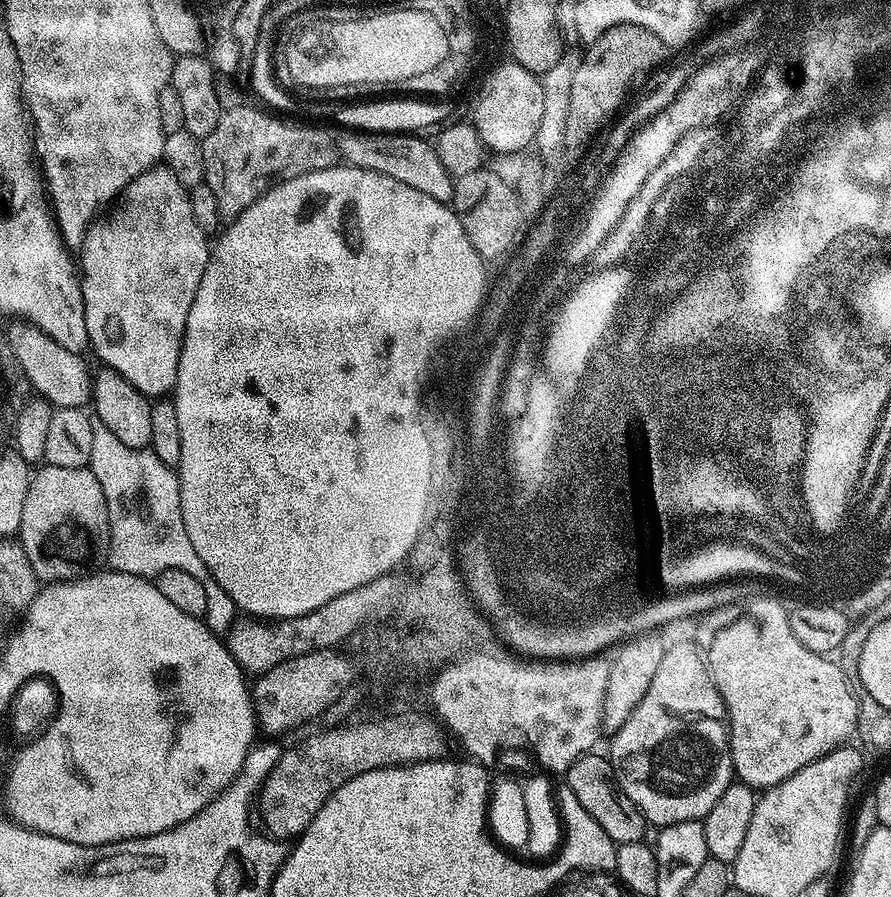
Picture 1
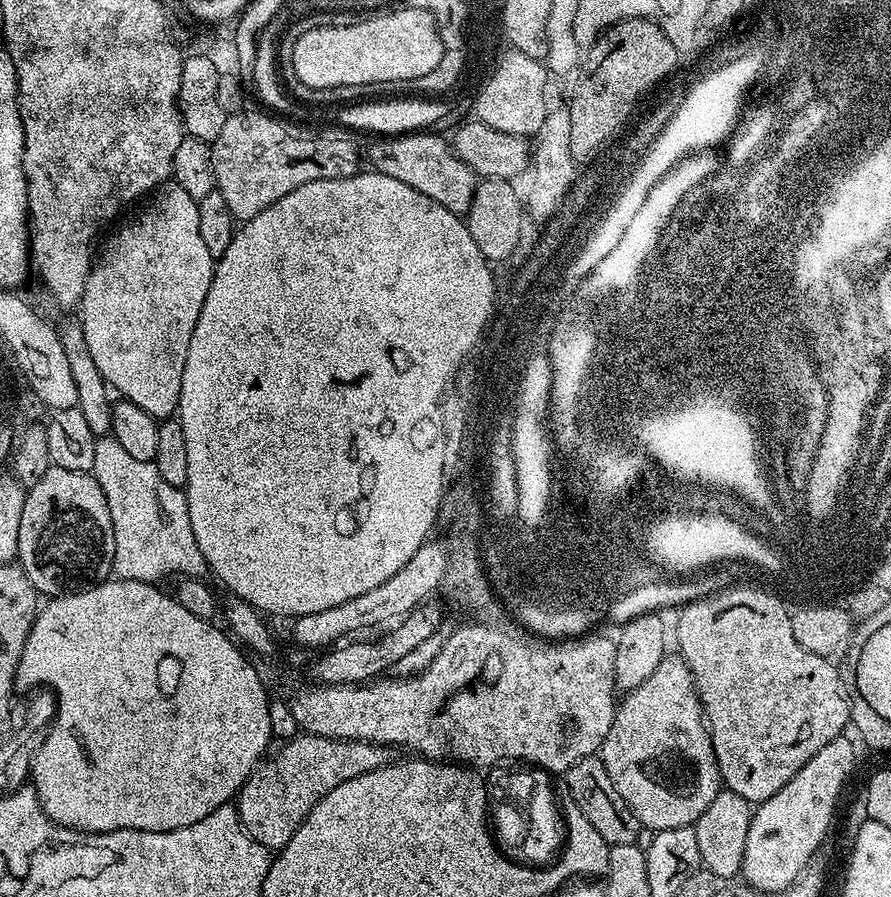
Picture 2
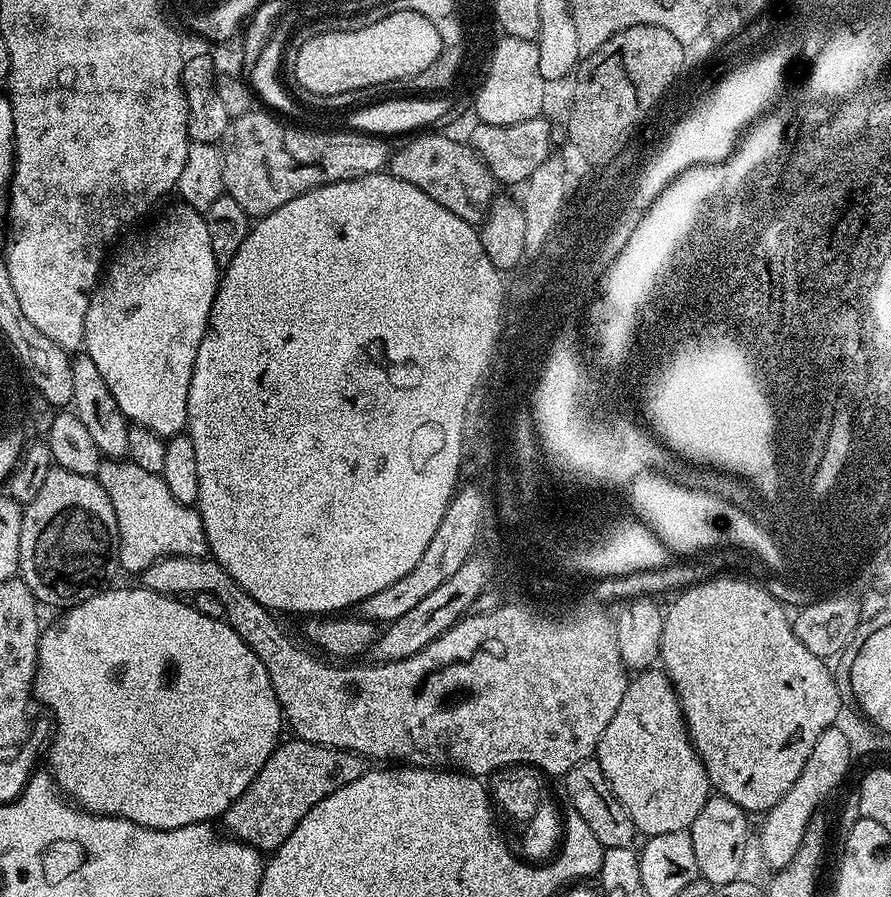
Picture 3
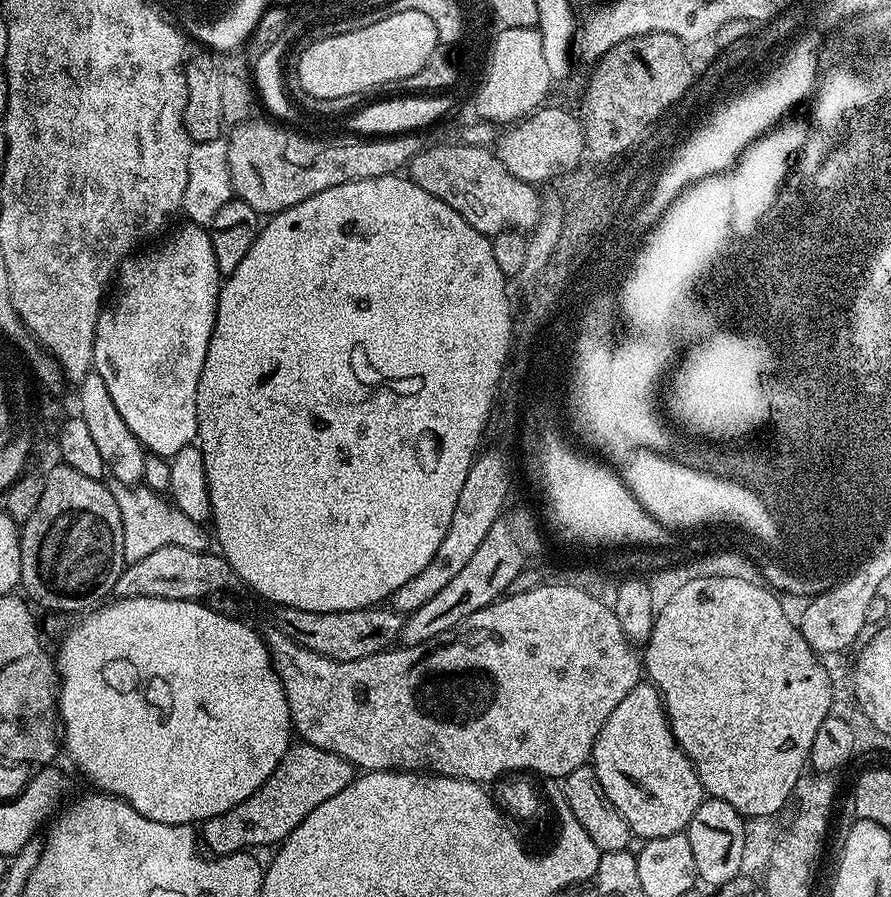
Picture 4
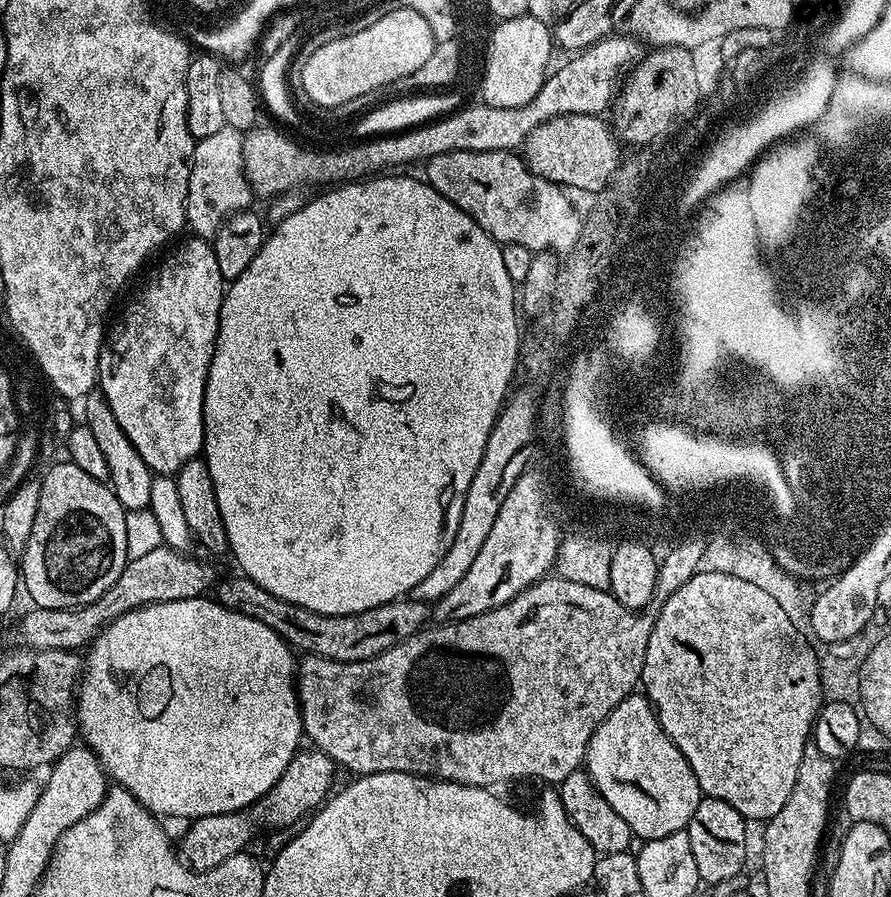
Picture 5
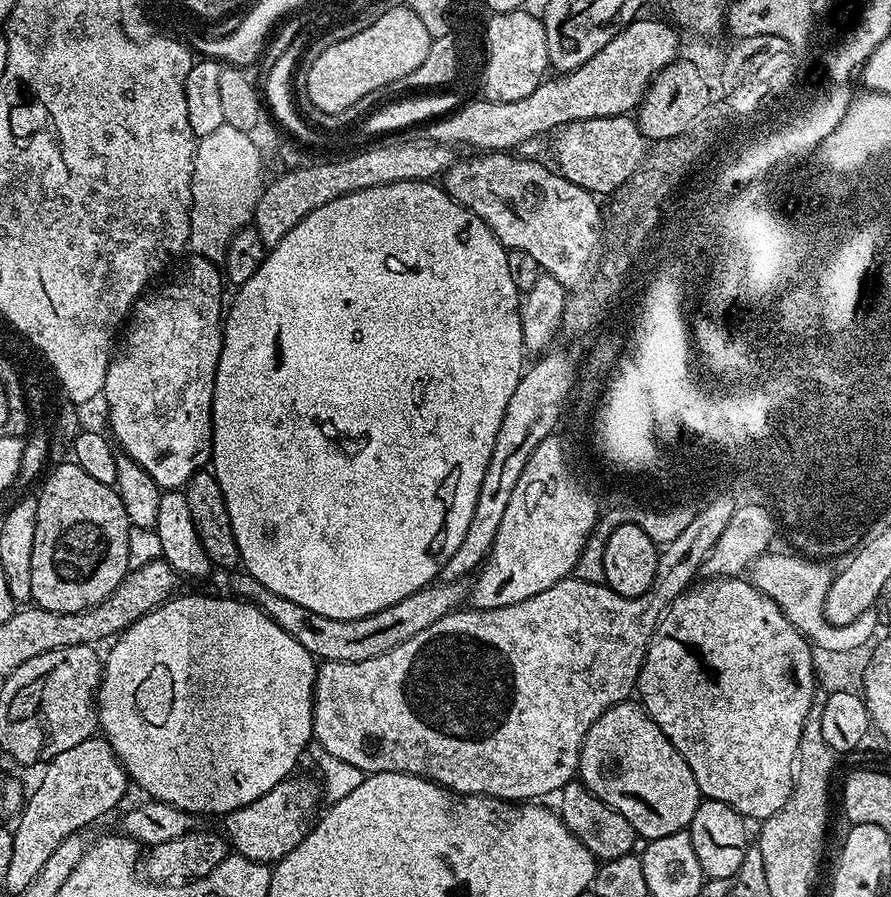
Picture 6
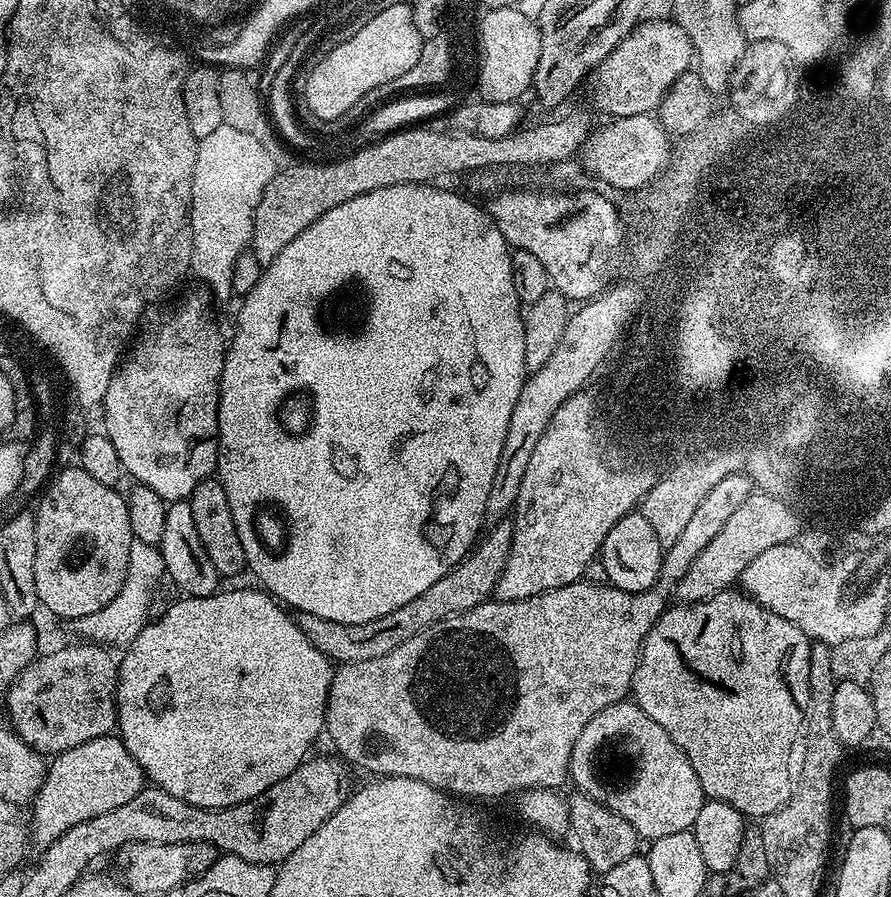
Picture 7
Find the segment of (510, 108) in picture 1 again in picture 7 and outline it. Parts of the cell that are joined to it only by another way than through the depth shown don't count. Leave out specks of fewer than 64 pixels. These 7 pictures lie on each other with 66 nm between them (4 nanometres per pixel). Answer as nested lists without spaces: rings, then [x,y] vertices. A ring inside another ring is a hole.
[[[519,7],[491,10],[481,18],[480,46],[485,54],[483,85],[478,89],[479,95],[490,102],[516,102],[524,91],[533,87],[538,70],[538,54],[542,54],[540,25],[533,17],[520,12]]]

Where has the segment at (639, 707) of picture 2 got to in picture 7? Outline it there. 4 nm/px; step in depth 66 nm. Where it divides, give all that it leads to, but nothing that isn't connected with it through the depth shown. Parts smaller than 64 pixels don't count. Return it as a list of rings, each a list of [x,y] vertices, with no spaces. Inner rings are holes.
[[[635,702],[606,706],[586,722],[586,730],[574,742],[570,780],[587,796],[598,793],[604,805],[626,818],[648,842],[689,831],[706,799],[684,751]]]

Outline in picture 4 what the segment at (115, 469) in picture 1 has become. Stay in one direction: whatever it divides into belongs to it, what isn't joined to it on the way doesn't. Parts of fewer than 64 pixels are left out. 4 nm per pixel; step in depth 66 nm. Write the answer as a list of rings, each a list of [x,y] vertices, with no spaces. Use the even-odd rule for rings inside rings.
[[[116,484],[112,493],[118,502],[118,514],[122,514],[122,554],[125,564],[138,562],[138,558],[146,558],[153,550],[162,550],[162,546],[171,544],[199,552],[209,547],[209,533],[201,525],[190,522],[190,518],[186,518],[186,514],[182,514],[175,506],[170,506],[161,493],[154,492],[147,486],[126,484]]]

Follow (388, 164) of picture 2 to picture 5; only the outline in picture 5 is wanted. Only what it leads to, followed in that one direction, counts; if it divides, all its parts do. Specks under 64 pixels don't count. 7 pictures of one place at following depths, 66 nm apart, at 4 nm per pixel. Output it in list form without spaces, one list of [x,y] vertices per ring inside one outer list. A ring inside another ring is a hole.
[[[515,151],[510,152],[447,152],[430,158],[423,165],[423,179],[442,194],[458,210],[470,214],[486,234],[494,236],[498,243],[526,246],[535,253],[571,253],[581,243],[580,219],[574,215],[574,209],[566,198],[561,185],[550,182],[528,169],[528,165]]]

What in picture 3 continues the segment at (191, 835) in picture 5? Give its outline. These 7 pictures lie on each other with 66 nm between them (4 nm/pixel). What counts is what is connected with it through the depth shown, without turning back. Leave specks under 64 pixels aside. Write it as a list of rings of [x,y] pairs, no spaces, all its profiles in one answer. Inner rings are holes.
[[[299,738],[291,739],[277,745],[253,784],[228,807],[222,817],[222,823],[228,827],[229,837],[245,841],[260,852],[275,851],[318,801],[354,782],[366,770],[365,759],[356,753],[324,747]]]

